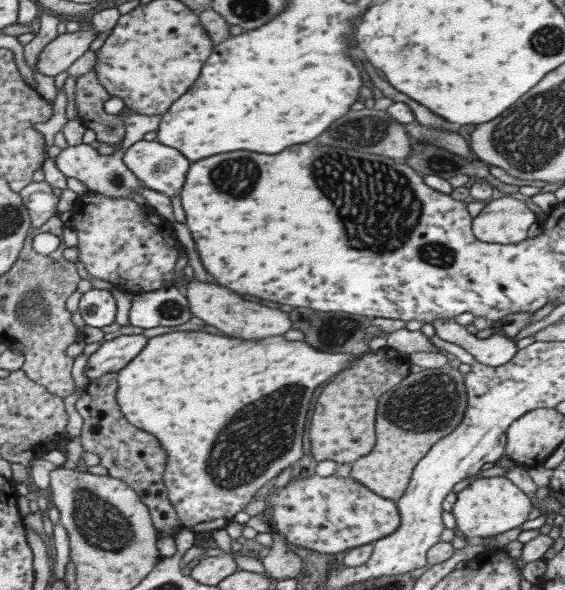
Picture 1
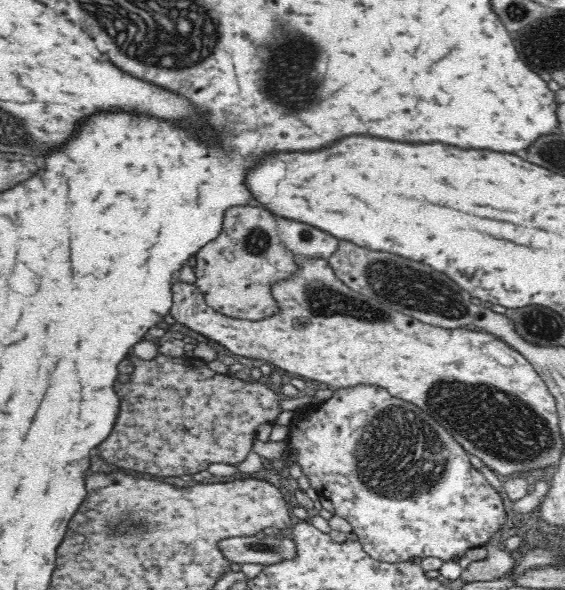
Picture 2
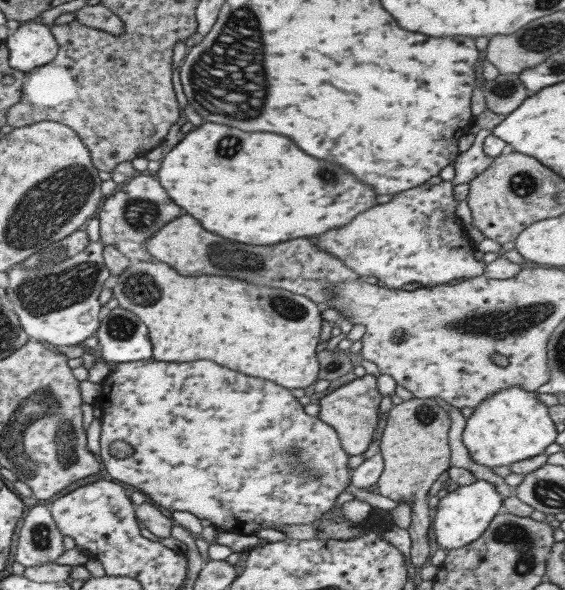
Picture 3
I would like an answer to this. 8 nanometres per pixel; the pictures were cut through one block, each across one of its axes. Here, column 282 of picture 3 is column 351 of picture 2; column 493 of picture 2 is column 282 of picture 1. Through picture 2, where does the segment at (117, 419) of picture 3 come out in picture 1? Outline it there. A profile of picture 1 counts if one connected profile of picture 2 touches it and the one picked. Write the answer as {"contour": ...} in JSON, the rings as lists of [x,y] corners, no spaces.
{"contour":[[[297,478],[280,490],[268,490],[263,501],[271,508],[269,522],[285,542],[319,554],[333,555],[372,543],[392,534],[398,526],[395,500],[383,499],[351,478]]]}

